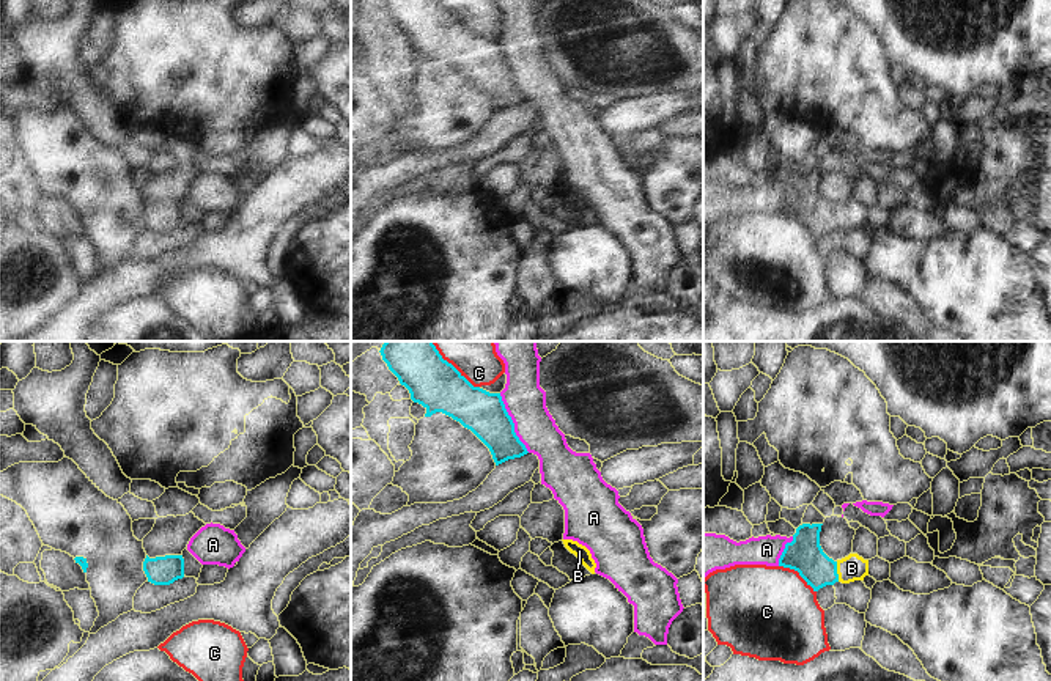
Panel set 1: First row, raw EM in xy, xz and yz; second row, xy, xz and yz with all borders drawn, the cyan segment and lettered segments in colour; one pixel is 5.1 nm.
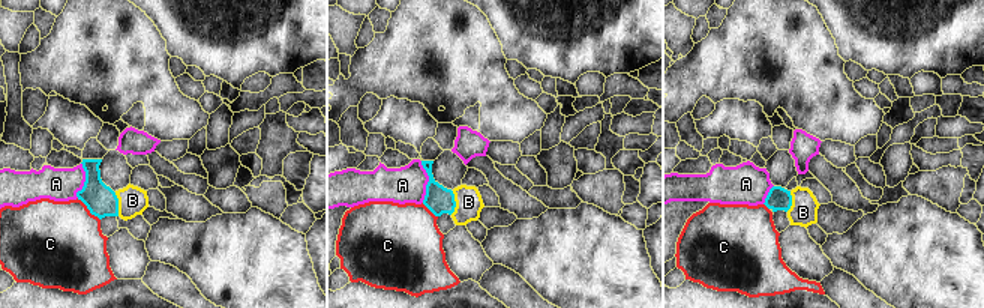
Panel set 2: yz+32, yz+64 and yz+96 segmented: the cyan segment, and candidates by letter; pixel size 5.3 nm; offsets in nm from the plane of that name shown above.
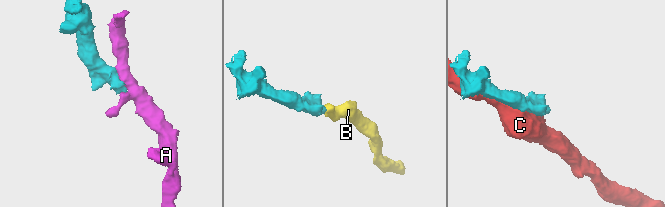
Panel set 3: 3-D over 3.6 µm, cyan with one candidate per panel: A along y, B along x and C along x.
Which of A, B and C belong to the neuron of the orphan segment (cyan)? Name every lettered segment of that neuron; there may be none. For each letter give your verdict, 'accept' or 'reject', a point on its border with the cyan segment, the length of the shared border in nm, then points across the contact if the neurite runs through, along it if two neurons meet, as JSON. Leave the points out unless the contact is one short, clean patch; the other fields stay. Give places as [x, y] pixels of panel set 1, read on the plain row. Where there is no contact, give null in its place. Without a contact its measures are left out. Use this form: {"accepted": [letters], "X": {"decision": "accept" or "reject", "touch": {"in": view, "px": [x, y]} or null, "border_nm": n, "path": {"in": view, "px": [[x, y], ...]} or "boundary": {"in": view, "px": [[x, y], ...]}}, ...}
{"accepted": ["B"], "A": {"decision": "reject", "touch": {"in": "xz", "px": [513, 71]}, "border_nm": 340, "boundary": {"in": "xz", "px": [[499, 41], [513, 71], [515, 82], [529, 99]]}}, "B": {"decision": "accept", "touch": {"in": "yz", "px": [836, 219]}, "border_nm": 110, "path": {"in": "yz", "px": [[804, 202], [822, 219], [836, 219], [851, 216]]}}, "C": {"decision": "reject", "touch": {"in": "xz", "px": [457, 18]}, "border_nm": 280}}

